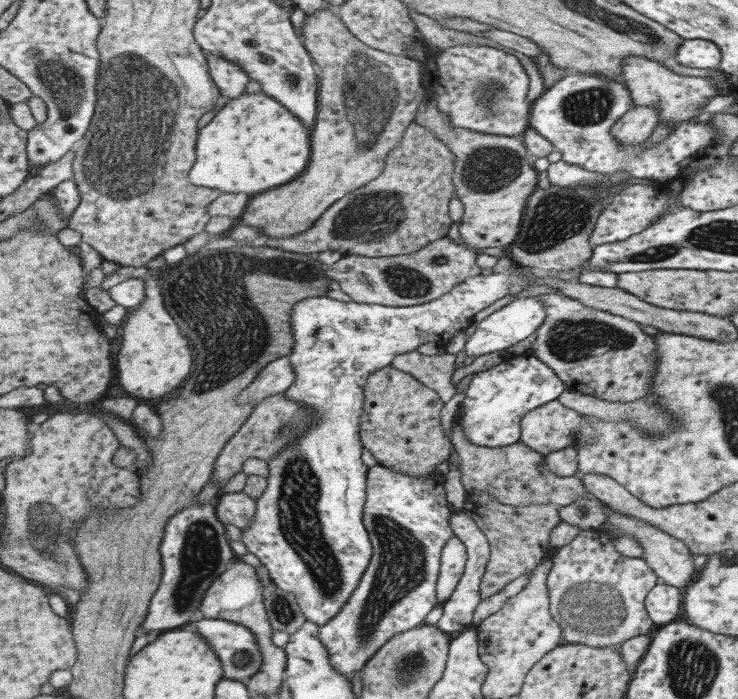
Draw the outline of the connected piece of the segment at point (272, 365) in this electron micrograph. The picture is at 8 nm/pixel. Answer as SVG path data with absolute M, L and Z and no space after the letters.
M282 357L267 364L255 382L239 396L239 403L261 403L269 395L285 393L297 380L297 371L289 357Z

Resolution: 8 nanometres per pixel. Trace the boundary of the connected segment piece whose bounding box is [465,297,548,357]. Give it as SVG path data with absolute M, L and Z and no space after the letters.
M540 298L515 299L480 322L473 333L473 338L467 342L466 356L479 357L501 350L505 351L506 348L521 342L523 338L529 338L531 334L535 334L548 320L547 316L546 302L542 302Z

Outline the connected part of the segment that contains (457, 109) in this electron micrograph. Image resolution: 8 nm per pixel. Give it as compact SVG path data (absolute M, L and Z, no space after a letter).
M465 43L463 46L442 49L439 54L428 58L430 62L423 65L425 73L429 76L427 97L437 100L439 110L449 116L453 128L469 128L475 132L497 136L522 137L522 134L530 127L530 108L533 101L529 101L529 94L527 94L529 74L517 56L493 46Z

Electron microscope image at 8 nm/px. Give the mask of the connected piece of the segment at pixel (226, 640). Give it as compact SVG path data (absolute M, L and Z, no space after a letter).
M198 617L187 627L197 631L201 637L205 637L211 643L211 647L217 651L217 655L223 661L223 669L225 669L227 678L236 681L245 680L245 678L251 679L263 668L265 657L261 653L261 647L257 643L255 633L247 626L229 620Z

